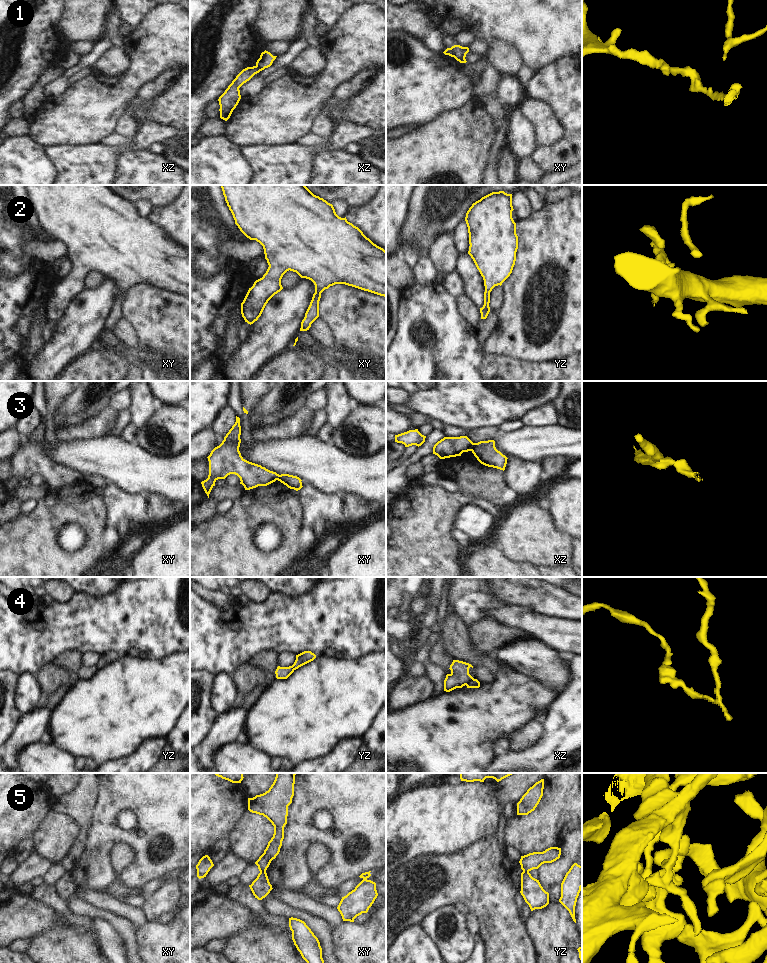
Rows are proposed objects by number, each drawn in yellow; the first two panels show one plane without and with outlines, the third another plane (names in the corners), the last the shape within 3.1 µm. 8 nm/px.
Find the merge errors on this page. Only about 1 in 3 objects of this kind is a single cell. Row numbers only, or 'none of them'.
1, 3, 4, 5

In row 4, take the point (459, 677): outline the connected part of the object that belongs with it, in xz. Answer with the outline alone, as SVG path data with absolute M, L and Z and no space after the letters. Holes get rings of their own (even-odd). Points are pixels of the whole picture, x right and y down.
M453 660L450 665L451 673L446 675L444 680L444 691L450 692L456 688L462 688L470 680L474 679L469 674L469 668L473 666L469 663Z

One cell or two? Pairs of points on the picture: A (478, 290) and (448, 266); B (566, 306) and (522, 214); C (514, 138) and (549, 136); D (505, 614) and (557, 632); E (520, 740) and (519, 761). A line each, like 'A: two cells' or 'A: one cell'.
A: two cells
B: two cells
C: two cells
D: one cell
E: two cells

